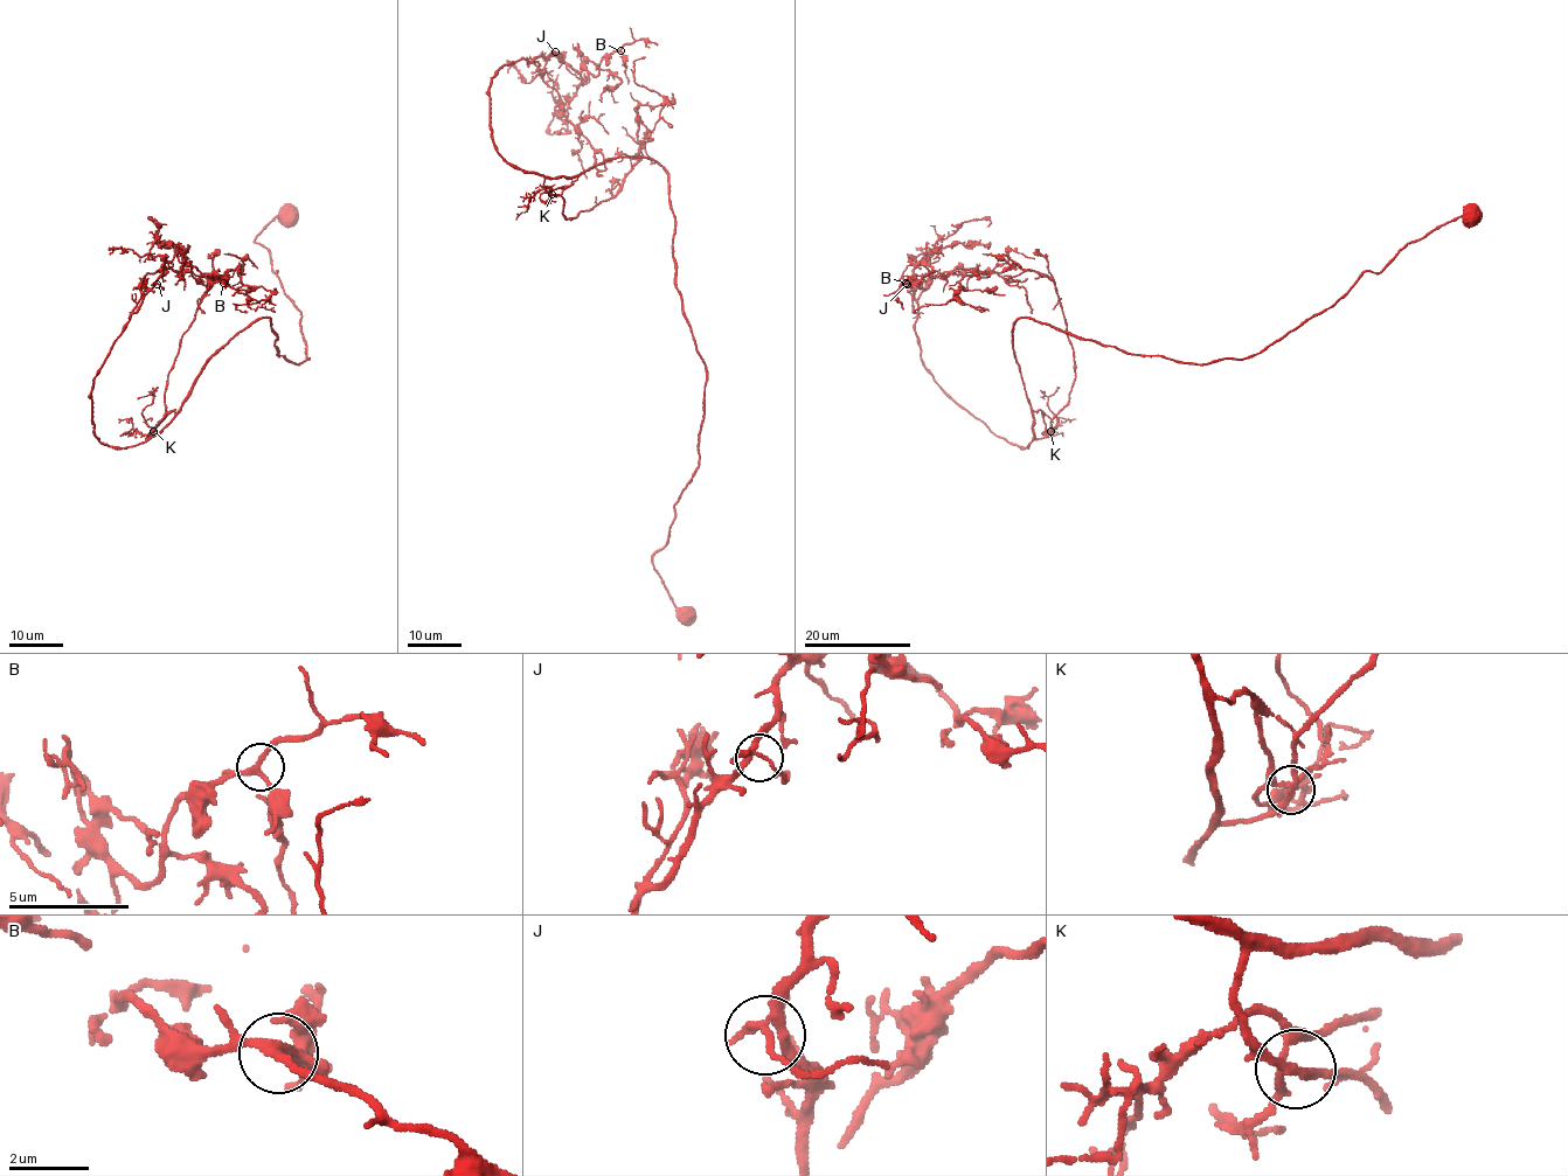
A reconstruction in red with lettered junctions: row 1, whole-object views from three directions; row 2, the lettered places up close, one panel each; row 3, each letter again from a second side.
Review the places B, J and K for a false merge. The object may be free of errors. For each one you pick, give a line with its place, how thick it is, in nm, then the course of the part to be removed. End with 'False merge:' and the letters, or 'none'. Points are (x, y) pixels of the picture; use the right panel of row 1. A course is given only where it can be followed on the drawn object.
False merge: none

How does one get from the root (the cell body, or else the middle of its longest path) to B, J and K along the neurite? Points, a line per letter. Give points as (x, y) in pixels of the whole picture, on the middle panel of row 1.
B: (685, 616), (653, 556), (706, 366), (667, 173), (545, 178), (491, 127), (504, 64), (621, 50)
J: (685, 616), (653, 556), (699, 466), (706, 366), (668, 178), (498, 152), (491, 79), (555, 51)
K: (685, 616), (653, 556), (699, 466), (706, 366), (675, 283), (668, 178), (653, 160), (612, 157), (552, 194)

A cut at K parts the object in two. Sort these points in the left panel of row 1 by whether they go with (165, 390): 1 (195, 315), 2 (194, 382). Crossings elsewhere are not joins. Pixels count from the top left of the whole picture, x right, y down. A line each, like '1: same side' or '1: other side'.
1: same side
2: other side

